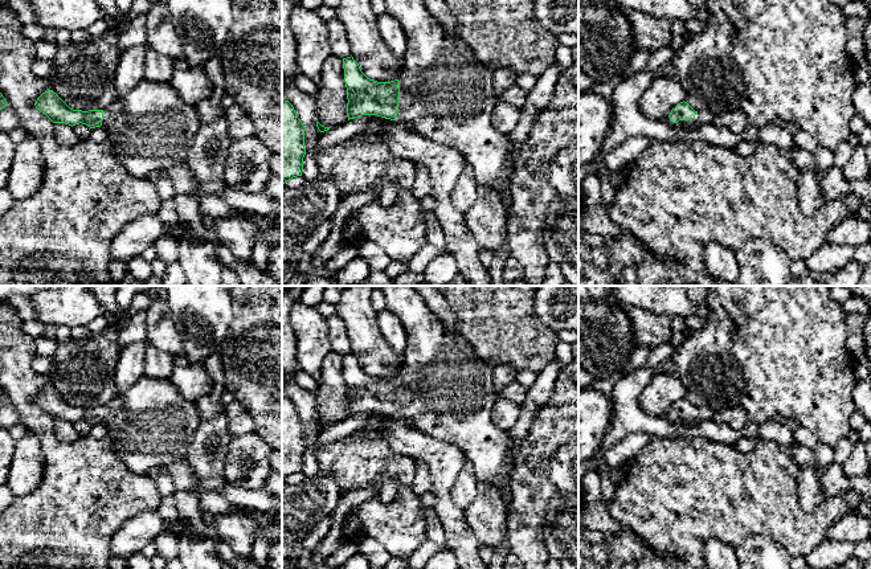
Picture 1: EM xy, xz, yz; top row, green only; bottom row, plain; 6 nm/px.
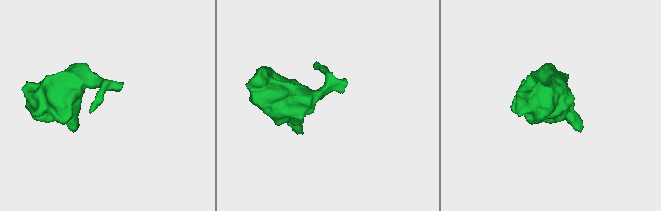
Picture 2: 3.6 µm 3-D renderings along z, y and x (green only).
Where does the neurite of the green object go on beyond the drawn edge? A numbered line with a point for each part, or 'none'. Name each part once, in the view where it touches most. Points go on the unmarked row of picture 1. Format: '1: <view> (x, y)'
1: xz (446, 391)

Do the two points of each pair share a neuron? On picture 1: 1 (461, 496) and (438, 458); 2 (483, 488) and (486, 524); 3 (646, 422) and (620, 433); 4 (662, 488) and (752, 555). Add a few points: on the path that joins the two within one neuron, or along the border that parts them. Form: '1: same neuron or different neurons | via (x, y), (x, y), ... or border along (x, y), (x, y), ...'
1: different neurons | border along (466, 461), (450, 491), (450, 499), (462, 510)
2: same neuron | via (486, 498), (486, 515)
3: same neuron | via (640, 422), (630, 422), (626, 426)
4: different neurons | border along (743, 540), (751, 536), (768, 536), (773, 541)

